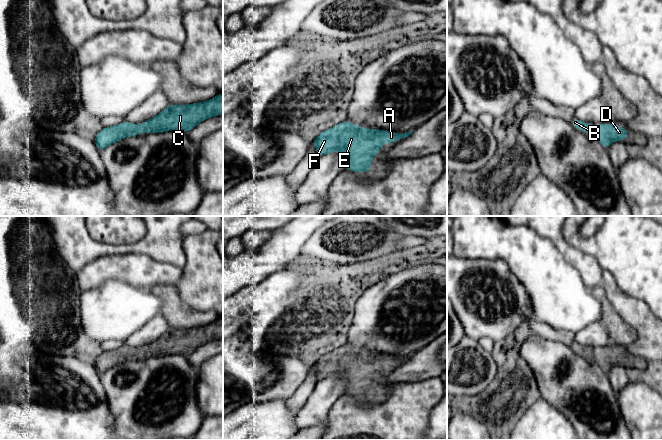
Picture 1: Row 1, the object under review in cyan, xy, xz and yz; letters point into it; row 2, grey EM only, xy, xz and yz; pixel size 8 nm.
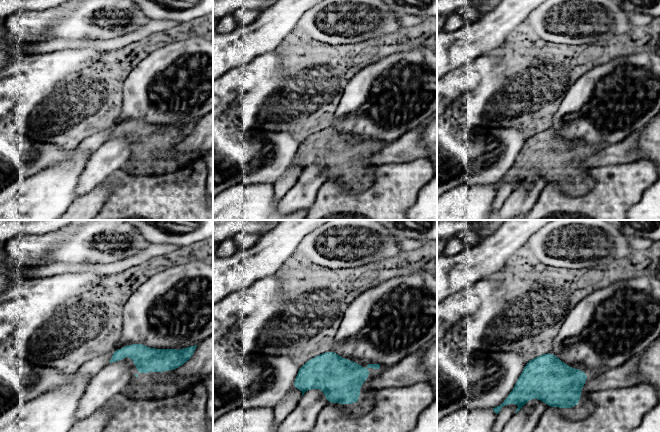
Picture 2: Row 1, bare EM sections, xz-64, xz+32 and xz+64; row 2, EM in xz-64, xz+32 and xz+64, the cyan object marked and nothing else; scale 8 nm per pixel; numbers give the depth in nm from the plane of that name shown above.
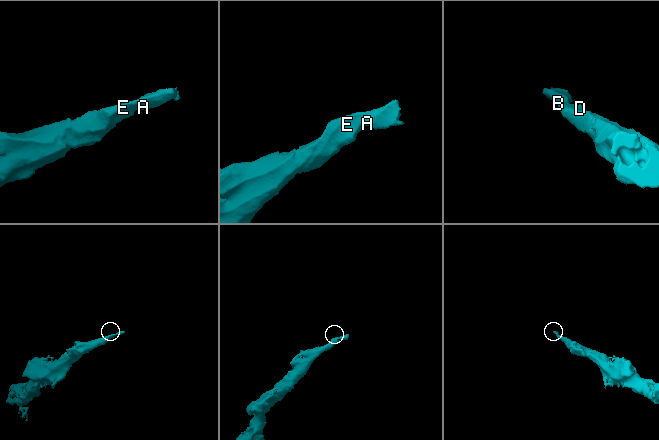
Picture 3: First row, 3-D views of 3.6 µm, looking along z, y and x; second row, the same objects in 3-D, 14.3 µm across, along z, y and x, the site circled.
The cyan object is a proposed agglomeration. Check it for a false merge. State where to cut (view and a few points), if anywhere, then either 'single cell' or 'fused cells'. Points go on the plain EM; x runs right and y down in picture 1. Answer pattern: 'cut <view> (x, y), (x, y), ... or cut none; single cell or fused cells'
cut none; single cell

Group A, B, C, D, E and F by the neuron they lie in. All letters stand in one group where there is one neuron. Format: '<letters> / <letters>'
A B C D E F

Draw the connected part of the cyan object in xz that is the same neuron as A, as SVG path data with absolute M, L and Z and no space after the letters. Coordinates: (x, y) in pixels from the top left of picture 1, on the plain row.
M342 346L322 357L311 366L316 370L318 382L337 375L348 383L345 393L365 397L370 394L371 383L383 368L404 363L413 355L397 358L378 353L368 353Z

